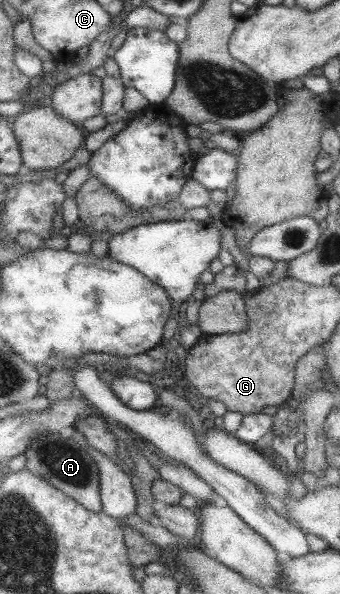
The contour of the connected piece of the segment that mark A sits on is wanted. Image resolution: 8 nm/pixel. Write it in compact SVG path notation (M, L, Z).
M51 433L51 435L35 437L24 454L27 470L45 478L51 485L78 501L85 509L94 513L102 511L101 494L99 493L99 466L91 454L75 442L68 433Z

